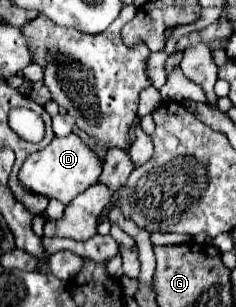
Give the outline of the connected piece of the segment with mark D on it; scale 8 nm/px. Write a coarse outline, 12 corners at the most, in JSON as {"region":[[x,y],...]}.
{"region":[[76,134],[30,154],[20,186],[68,204],[102,160]]}

